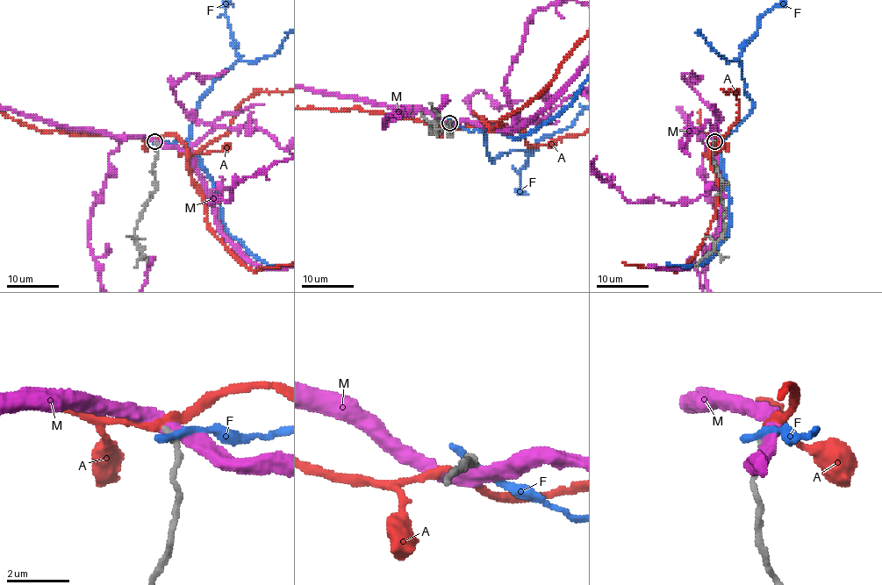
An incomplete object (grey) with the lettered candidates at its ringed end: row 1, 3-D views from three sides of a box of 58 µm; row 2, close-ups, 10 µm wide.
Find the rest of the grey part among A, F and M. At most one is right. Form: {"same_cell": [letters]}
{"same_cell": []}

